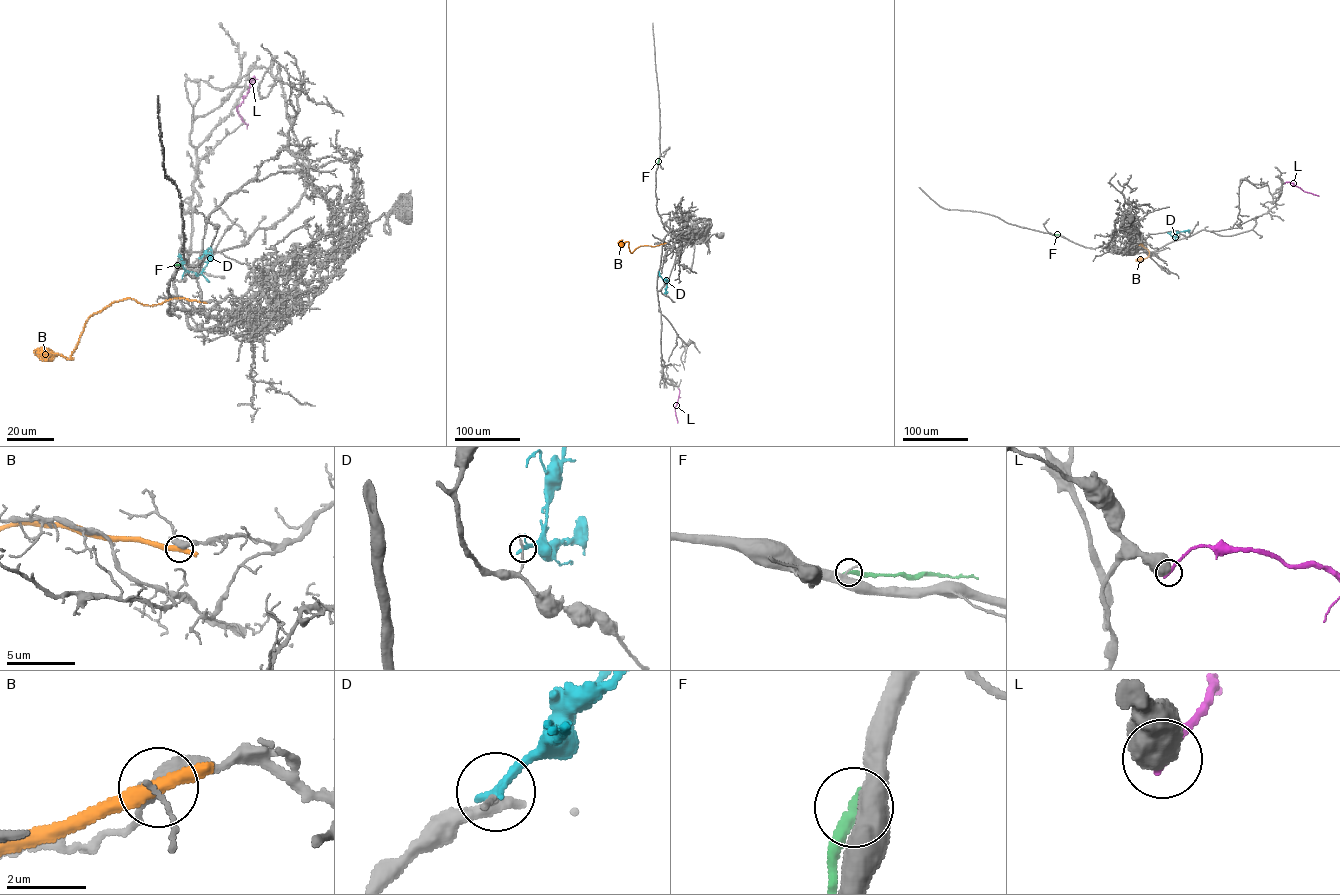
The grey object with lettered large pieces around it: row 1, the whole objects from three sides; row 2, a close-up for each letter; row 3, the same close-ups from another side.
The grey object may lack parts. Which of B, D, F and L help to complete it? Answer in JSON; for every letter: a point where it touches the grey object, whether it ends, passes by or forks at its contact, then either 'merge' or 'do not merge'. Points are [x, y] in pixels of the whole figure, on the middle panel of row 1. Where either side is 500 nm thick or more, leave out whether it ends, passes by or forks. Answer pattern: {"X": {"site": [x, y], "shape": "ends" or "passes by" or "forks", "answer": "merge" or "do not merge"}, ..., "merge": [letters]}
{"B": {"site": [665, 243], "shape": "passes by", "answer": "do not merge"}, "D": {"site": [664, 293], "shape": "passes by", "answer": "do not merge"}, "F": {"site": [659, 158], "shape": "ends", "answer": "do not merge"}, "L": {"site": [678, 389], "answer": "do not merge"}, "merge": []}

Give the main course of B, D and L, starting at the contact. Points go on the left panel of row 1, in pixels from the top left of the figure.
B: (203, 302), (179, 298), (147, 305), (130, 299), (114, 301), (88, 319), (71, 353), (72, 359), (33, 351)
D: (200, 257), (206, 252), (211, 256), (197, 274), (184, 268), (177, 256)
L: (251, 81), (236, 110), (248, 124), (247, 128)

